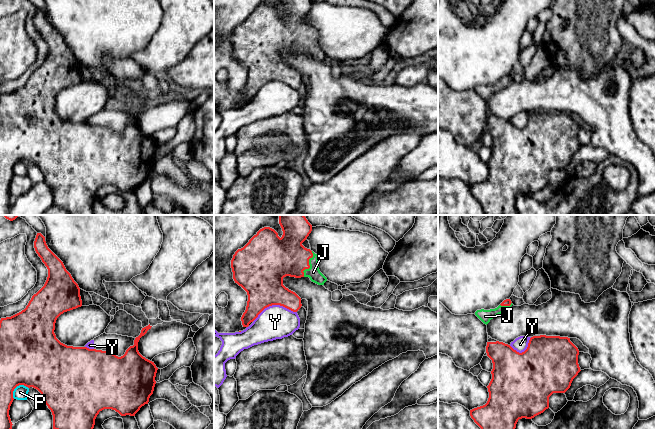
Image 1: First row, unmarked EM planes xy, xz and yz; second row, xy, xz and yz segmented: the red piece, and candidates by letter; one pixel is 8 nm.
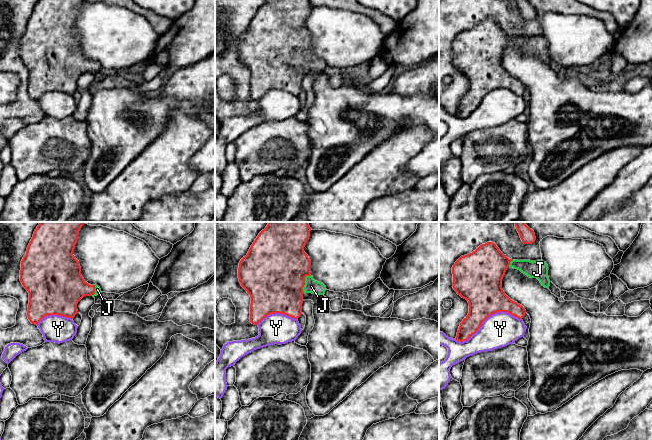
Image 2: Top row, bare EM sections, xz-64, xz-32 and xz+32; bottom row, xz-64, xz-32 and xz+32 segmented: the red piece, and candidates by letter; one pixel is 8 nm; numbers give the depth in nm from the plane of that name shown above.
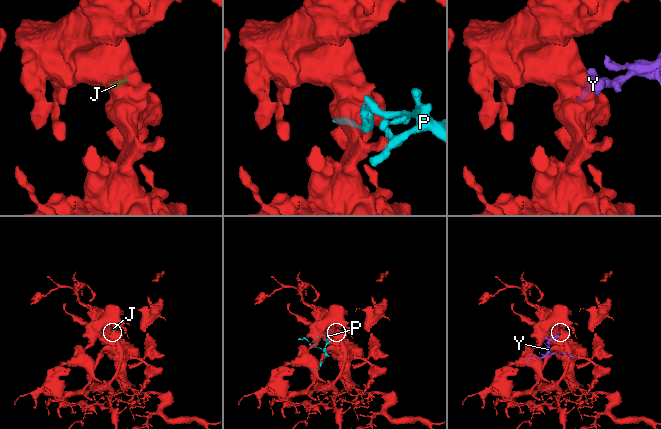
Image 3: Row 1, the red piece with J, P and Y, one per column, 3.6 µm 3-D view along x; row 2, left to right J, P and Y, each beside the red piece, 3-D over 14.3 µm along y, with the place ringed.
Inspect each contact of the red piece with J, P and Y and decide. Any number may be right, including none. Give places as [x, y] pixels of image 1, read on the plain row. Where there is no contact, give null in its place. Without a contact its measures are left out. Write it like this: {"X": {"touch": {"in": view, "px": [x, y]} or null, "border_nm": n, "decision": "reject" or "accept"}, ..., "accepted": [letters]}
{"J": {"touch": {"in": "xz", "px": [309, 41]}, "border_nm": 220, "decision": "accept"}, "P": {"touch": {"in": "xy", "px": [17, 161]}, "border_nm": 160, "decision": "reject"}, "Y": {"touch": {"in": "xz", "px": [274, 80]}, "border_nm": 360, "decision": "reject"}, "accepted": ["J"]}

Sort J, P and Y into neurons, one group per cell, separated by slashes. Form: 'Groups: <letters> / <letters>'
Groups: J / P Y

